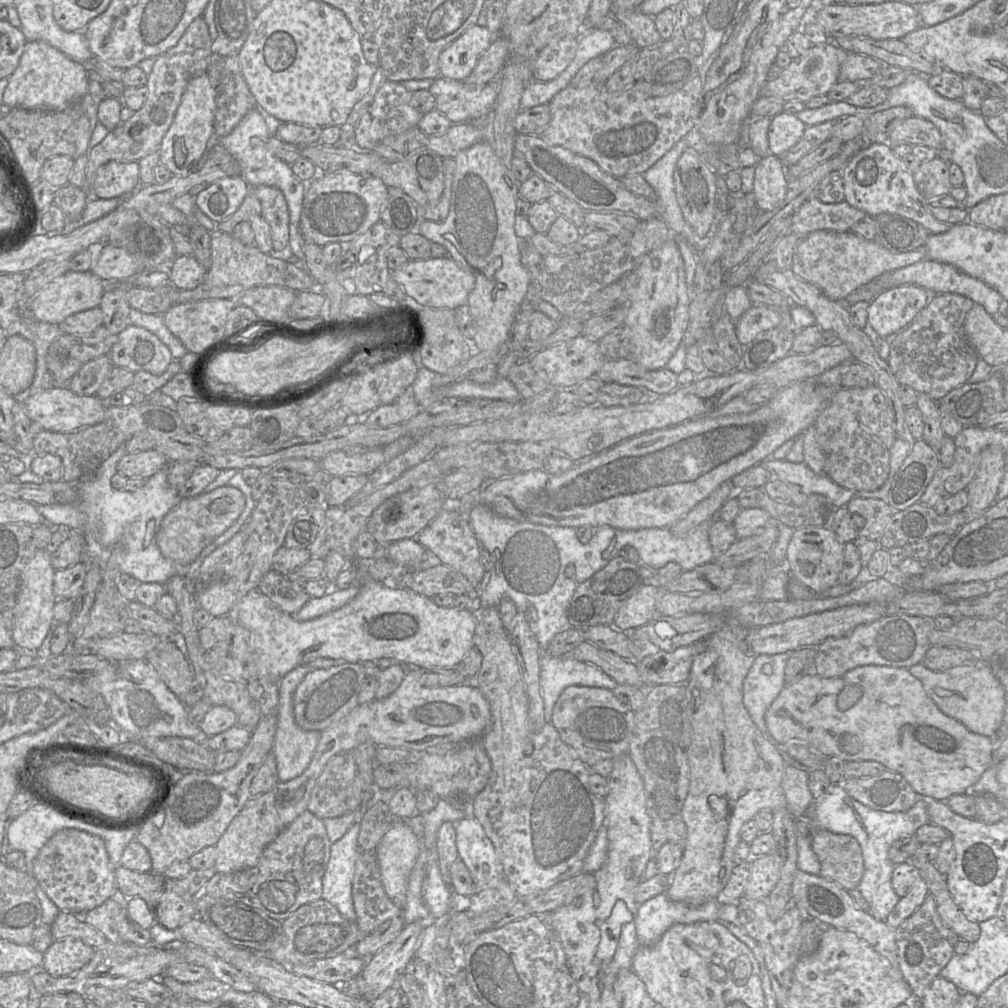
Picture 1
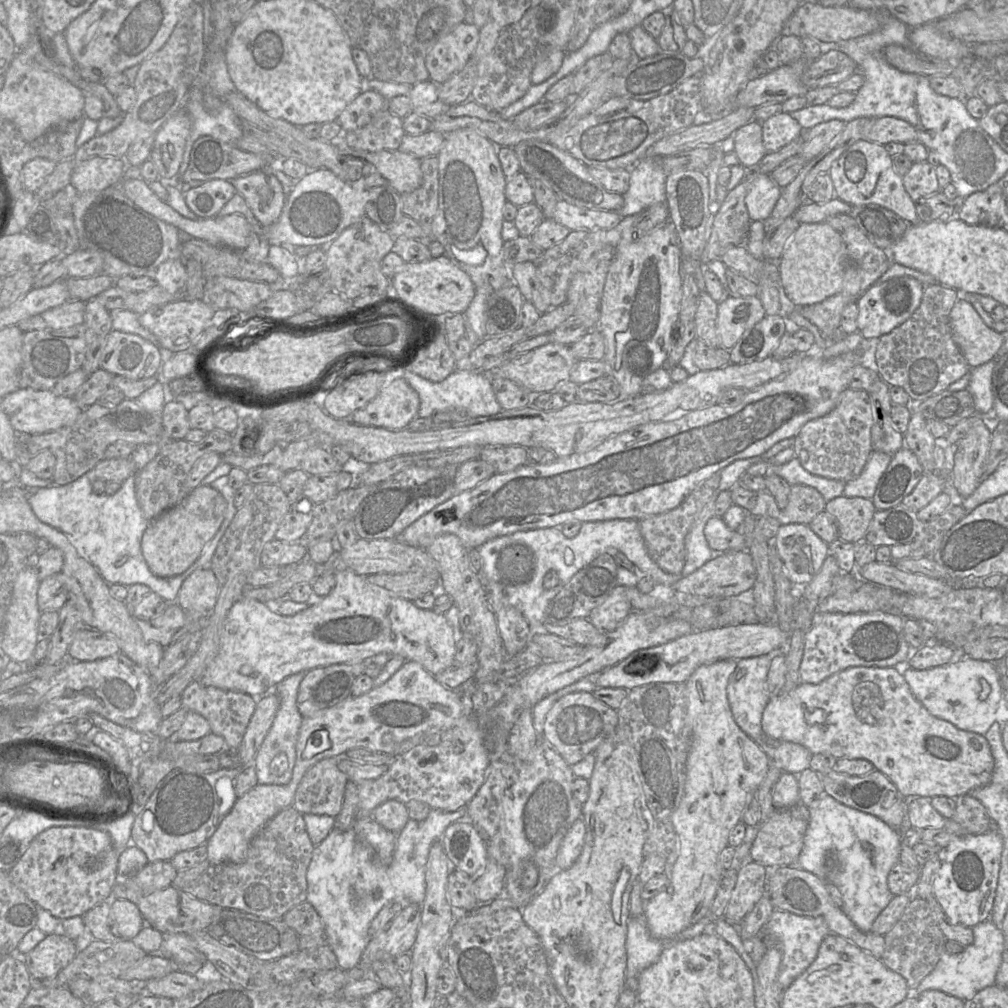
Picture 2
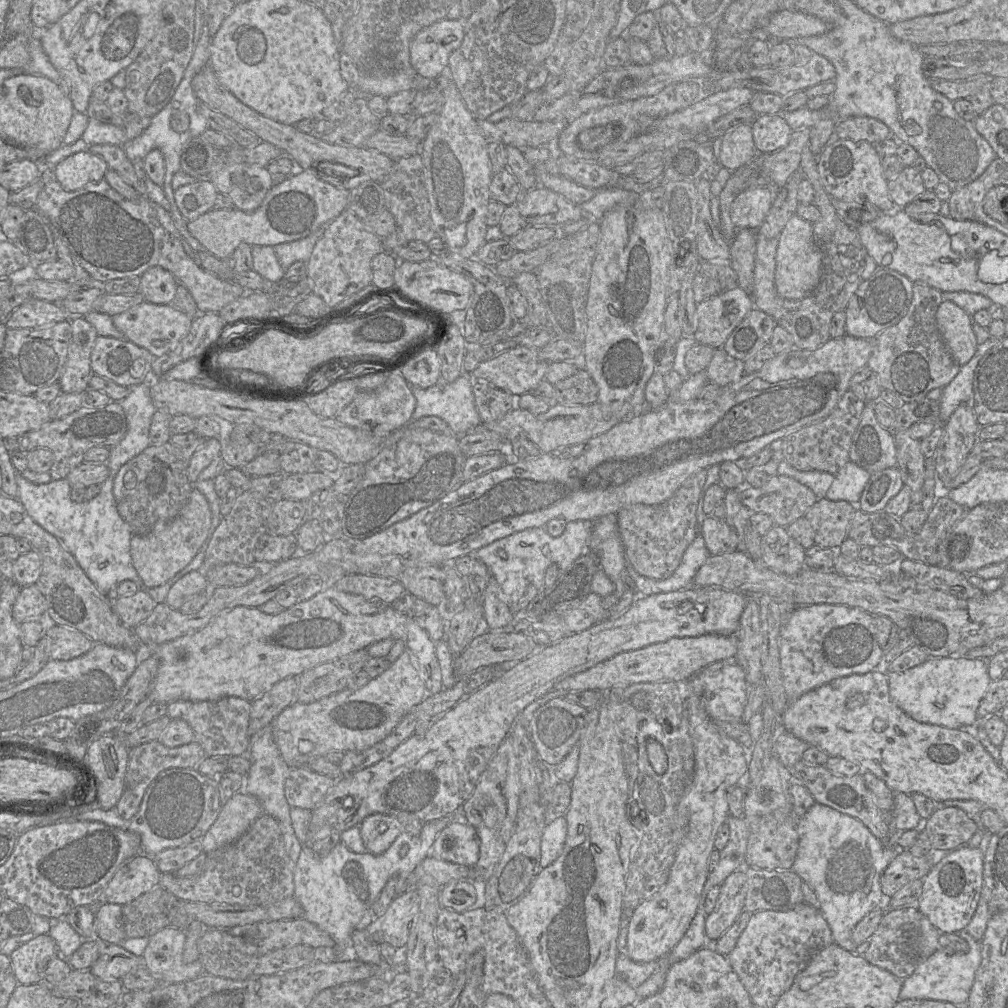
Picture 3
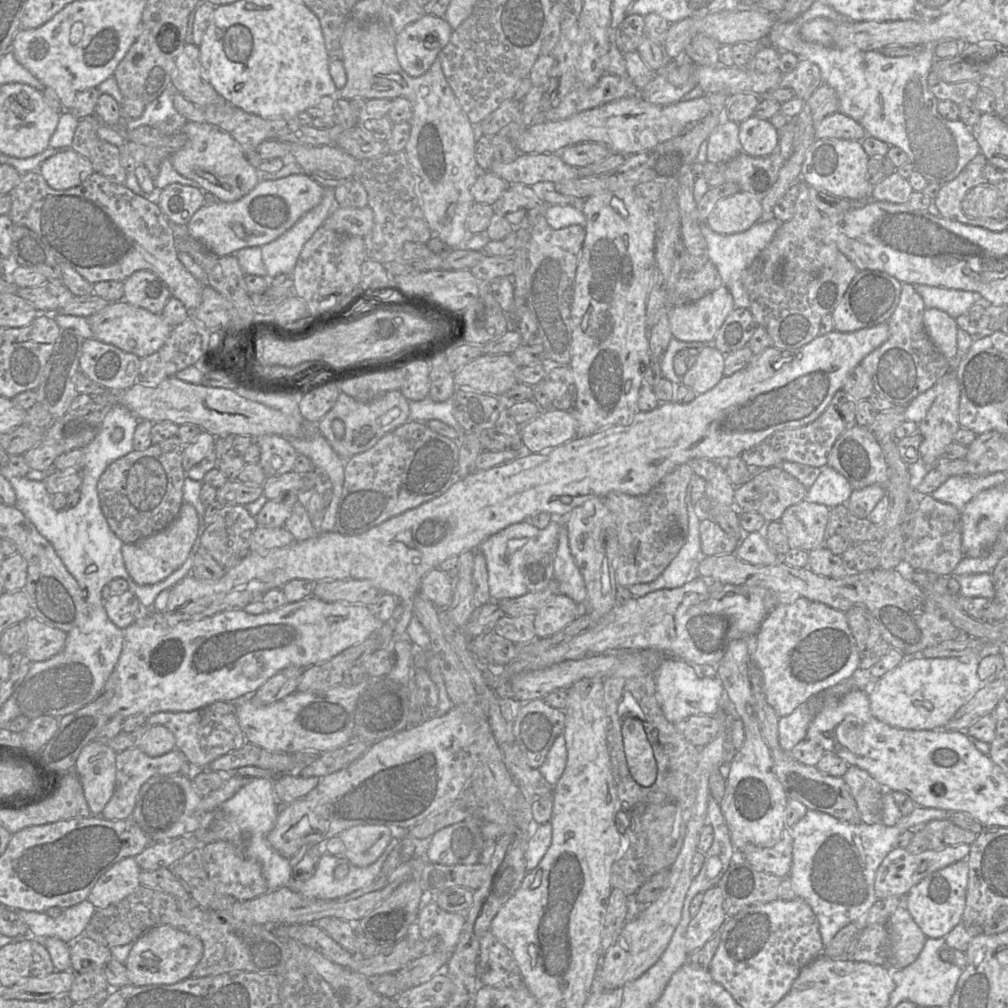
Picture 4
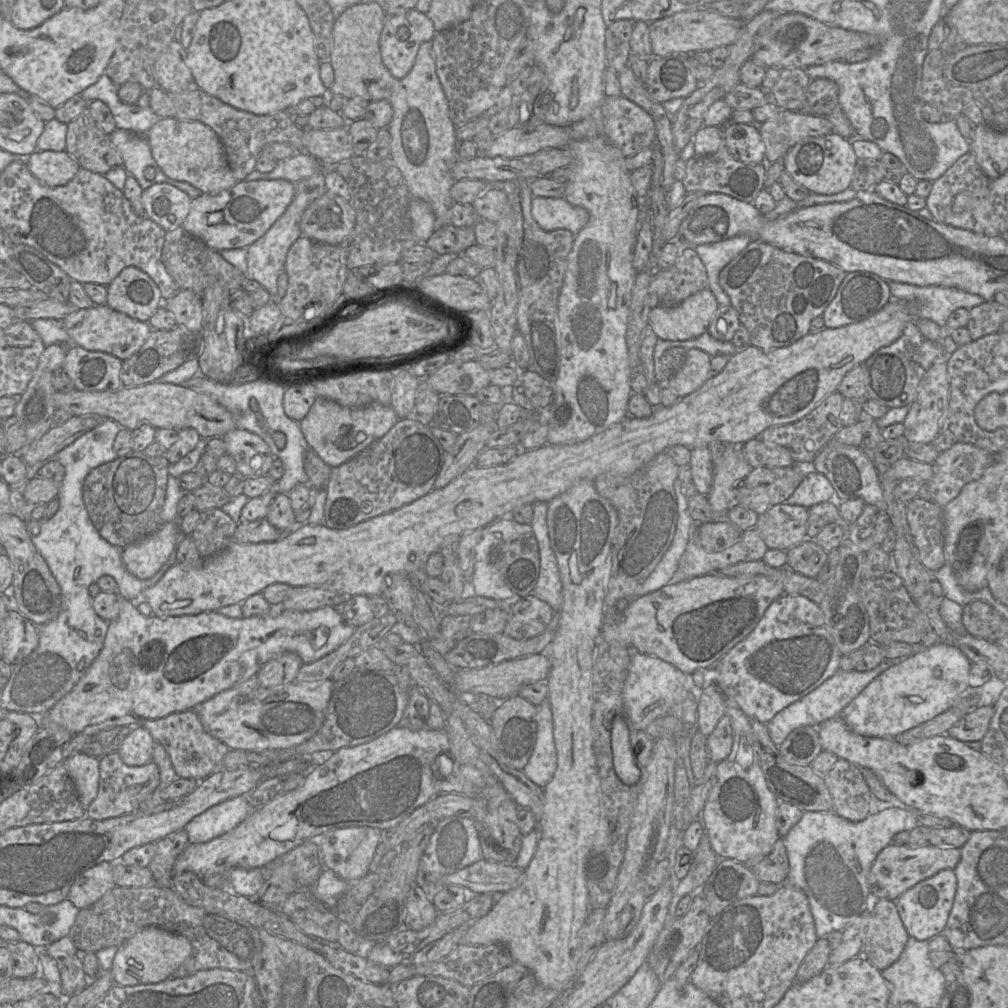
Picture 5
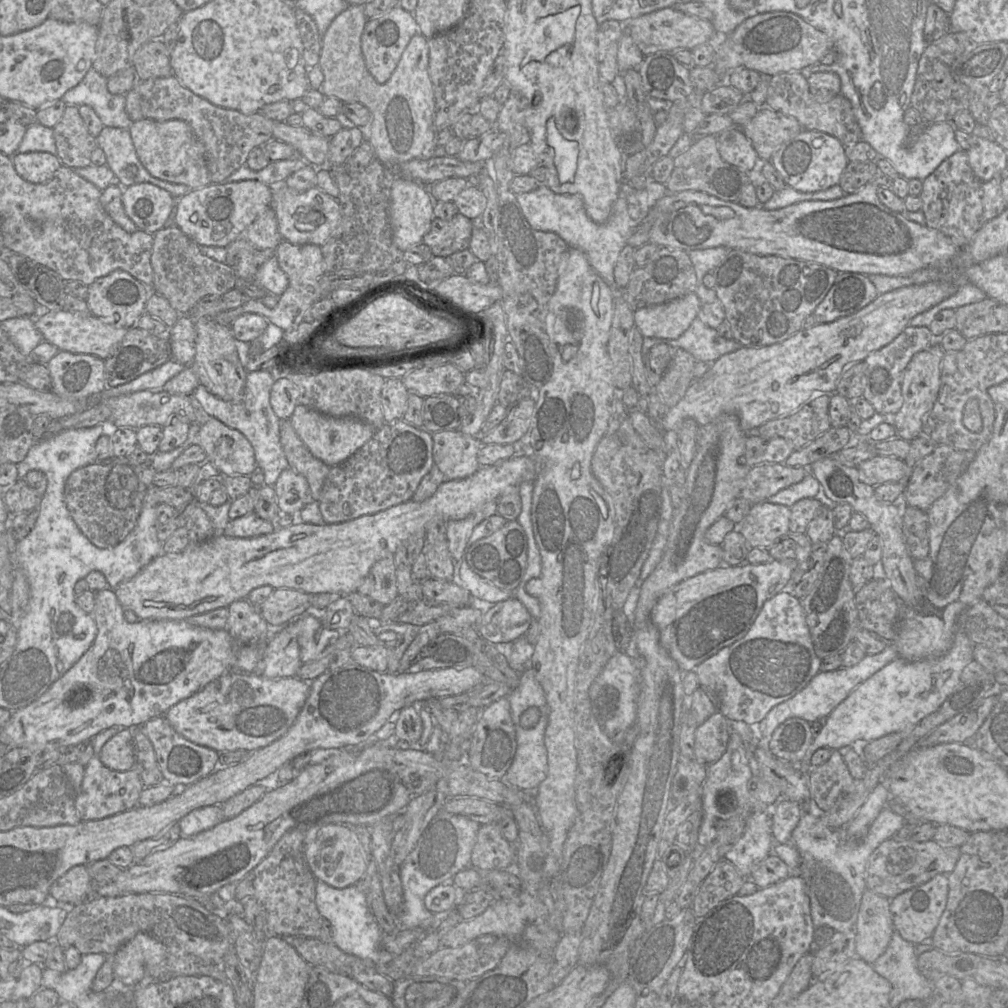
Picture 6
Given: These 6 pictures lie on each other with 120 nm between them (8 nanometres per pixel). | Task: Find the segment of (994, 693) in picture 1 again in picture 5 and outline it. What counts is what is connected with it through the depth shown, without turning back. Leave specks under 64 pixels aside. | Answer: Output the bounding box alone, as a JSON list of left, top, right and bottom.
[839,643,972,738]

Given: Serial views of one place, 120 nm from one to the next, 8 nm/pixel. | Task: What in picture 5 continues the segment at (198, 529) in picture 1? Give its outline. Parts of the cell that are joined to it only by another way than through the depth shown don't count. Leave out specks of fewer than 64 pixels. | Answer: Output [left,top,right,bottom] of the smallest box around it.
[122,517,184,580]

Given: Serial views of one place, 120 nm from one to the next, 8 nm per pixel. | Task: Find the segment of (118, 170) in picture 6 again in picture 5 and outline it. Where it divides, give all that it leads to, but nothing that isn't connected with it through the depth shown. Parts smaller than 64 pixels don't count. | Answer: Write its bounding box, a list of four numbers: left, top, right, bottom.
[109,129,203,199]

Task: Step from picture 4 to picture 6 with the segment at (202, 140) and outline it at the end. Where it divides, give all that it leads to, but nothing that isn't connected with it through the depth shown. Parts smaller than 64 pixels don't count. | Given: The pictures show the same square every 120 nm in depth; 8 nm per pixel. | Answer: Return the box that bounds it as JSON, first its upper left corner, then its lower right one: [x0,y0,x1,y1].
[128,119,211,190]

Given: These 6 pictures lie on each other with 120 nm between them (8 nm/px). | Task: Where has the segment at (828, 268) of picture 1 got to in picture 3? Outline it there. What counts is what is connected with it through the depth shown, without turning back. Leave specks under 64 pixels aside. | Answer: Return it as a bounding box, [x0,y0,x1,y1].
[775,215,822,300]

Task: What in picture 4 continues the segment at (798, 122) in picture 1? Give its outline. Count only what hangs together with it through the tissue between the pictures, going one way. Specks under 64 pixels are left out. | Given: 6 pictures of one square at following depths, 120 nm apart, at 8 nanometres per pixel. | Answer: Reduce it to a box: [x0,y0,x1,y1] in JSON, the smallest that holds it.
[739,116,779,157]

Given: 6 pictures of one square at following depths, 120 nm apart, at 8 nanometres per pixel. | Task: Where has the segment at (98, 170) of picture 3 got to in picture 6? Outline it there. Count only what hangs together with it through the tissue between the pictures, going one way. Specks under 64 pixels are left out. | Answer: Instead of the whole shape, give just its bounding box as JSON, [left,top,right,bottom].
[11,152,62,184]

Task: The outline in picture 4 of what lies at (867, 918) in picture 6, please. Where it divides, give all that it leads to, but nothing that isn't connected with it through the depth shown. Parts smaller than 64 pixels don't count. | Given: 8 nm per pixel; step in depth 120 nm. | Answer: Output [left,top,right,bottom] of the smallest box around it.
[886,906,927,971]

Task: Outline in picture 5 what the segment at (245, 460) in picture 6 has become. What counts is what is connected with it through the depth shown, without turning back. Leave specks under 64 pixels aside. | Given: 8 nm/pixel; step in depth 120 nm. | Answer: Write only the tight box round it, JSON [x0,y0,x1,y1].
[222,428,276,477]

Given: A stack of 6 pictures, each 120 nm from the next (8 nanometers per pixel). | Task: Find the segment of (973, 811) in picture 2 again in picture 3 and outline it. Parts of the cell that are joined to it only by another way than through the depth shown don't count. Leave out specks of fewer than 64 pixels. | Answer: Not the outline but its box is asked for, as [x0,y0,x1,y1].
[922,807,978,851]

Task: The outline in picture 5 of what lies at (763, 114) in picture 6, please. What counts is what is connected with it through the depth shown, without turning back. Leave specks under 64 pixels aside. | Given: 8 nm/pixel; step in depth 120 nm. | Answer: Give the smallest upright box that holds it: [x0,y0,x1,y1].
[757,110,834,164]

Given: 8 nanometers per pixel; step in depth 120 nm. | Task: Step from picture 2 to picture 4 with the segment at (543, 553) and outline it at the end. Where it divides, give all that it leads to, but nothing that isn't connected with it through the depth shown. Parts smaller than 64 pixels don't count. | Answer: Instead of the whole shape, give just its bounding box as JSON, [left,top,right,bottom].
[480,522,536,600]

